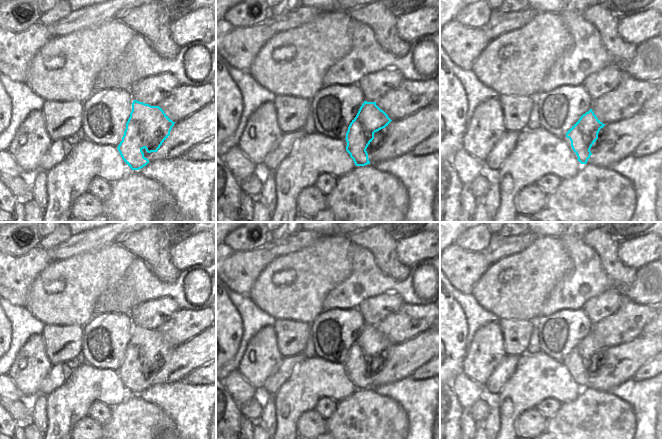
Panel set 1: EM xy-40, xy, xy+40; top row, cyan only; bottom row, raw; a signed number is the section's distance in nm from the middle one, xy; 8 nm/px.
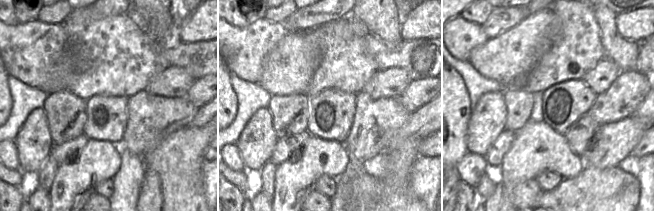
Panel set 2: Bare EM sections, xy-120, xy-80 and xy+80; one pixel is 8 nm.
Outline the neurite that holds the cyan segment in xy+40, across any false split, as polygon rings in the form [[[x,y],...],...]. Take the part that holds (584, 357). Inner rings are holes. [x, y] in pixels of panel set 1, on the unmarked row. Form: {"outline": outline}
{"outline": [[[592,333],[583,338],[562,362],[568,369],[572,379],[581,387],[586,388],[592,379],[590,373],[598,363],[603,348]]]}

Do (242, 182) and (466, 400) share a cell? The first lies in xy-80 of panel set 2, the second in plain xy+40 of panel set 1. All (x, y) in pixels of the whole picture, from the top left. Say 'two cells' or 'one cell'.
two cells

